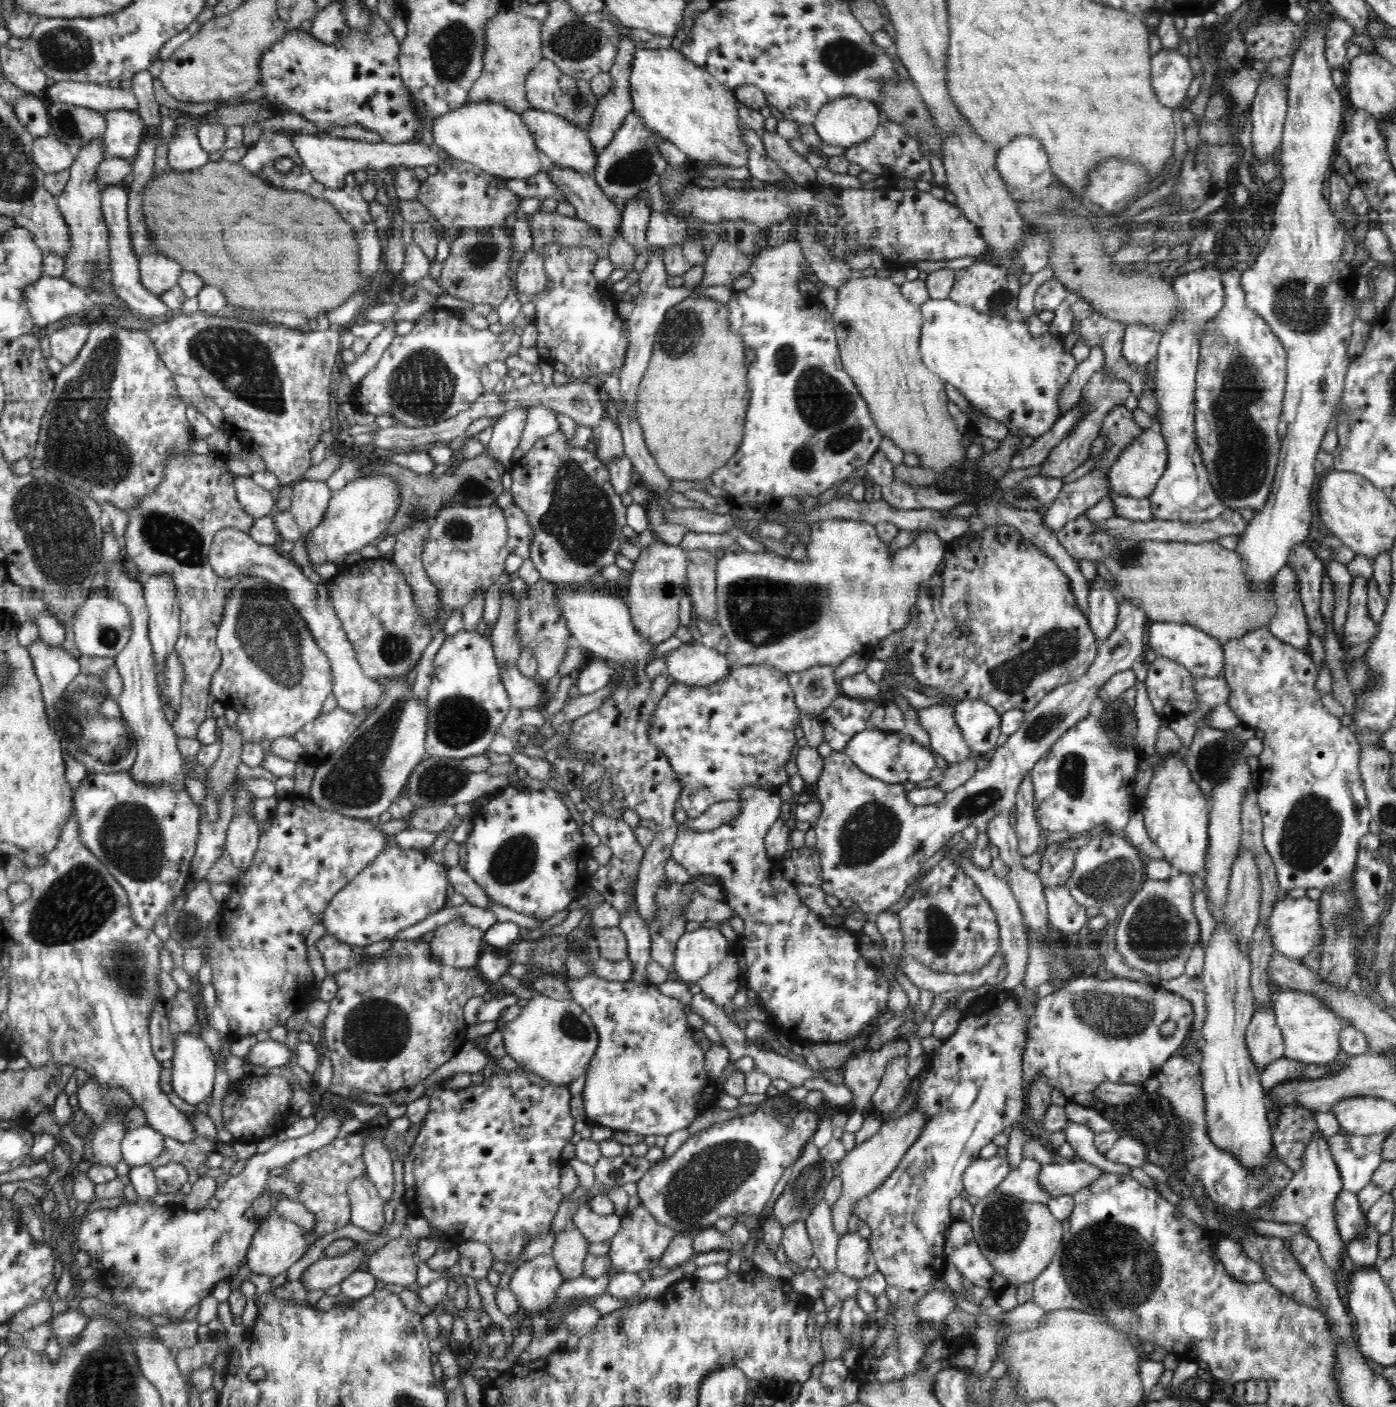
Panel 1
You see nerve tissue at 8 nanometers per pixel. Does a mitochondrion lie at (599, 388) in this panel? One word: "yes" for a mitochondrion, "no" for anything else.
no

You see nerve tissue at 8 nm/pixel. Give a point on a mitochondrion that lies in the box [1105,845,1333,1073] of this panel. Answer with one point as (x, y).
(1158, 932)

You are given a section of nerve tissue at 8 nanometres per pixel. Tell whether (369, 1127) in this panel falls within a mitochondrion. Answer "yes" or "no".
no

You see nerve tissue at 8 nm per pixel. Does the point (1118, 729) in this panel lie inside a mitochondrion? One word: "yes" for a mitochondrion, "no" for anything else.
yes

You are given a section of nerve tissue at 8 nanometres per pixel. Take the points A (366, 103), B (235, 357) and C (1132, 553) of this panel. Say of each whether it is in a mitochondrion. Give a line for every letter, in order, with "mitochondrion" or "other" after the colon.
A: other
B: mitochondrion
C: mitochondrion

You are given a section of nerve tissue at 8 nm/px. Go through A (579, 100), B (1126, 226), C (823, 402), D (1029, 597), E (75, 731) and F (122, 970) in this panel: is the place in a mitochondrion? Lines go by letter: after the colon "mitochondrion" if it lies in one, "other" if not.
A: mitochondrion
B: other
C: mitochondrion
D: other
E: mitochondrion
F: mitochondrion

